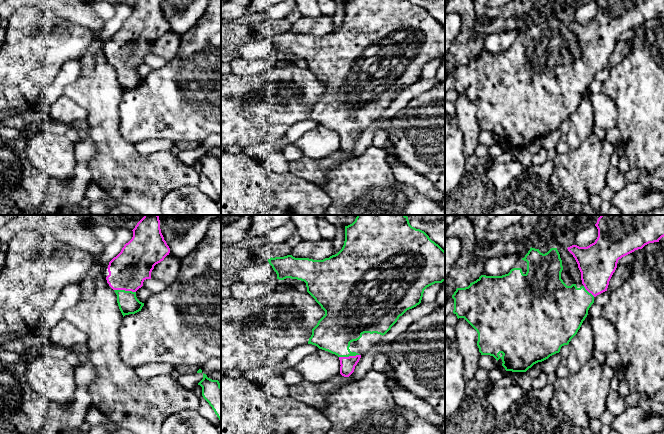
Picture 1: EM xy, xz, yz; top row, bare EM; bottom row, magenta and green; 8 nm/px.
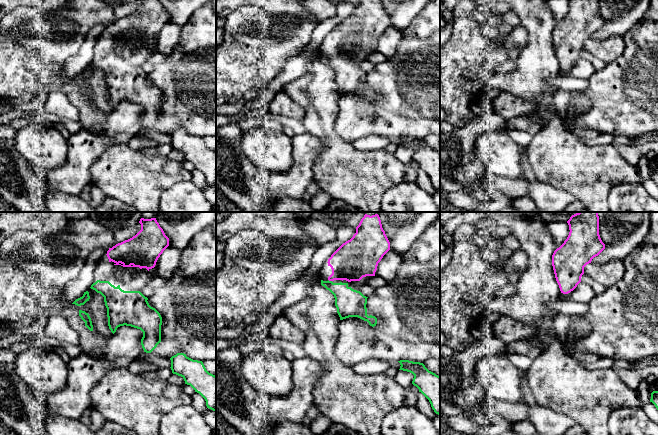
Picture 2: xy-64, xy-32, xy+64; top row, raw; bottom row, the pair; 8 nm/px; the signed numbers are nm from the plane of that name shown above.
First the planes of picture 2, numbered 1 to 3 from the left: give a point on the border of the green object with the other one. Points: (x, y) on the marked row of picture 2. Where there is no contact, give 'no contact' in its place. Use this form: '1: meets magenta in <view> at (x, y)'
1: no contact
2: meets magenta in xy-32 at (330, 280)
3: no contact

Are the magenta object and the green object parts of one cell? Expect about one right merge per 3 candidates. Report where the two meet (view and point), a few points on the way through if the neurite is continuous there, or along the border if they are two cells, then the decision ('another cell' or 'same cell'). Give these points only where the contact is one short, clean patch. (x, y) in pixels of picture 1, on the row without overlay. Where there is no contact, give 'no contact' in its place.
contact xy (125, 66); way xy (127, 47), (125, 66), (128, 79); same cell

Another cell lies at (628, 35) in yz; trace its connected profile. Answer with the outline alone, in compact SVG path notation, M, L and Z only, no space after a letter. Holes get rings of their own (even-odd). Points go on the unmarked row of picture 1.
M638 25L638 26L635 26L634 28L622 33L621 35L618 36L618 39L617 39L617 43L618 42L623 42L623 41L630 41L634 34L635 34L635 31L640 28L642 25Z

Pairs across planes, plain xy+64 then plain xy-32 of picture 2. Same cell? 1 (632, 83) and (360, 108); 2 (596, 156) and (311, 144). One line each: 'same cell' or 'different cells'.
1: same cell
2: different cells

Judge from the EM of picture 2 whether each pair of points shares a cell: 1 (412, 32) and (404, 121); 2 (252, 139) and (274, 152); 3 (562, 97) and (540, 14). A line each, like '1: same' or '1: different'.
1: same
2: same
3: different

